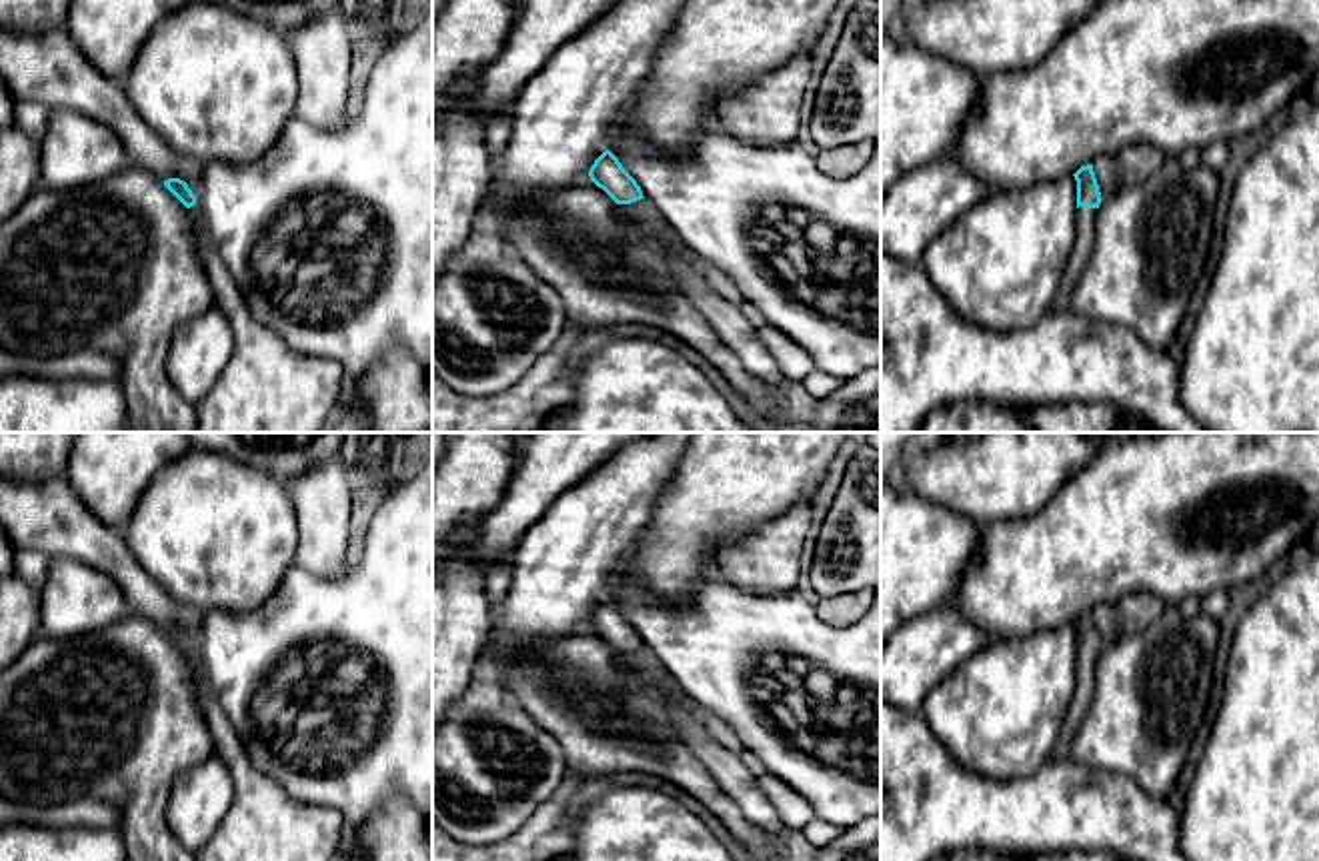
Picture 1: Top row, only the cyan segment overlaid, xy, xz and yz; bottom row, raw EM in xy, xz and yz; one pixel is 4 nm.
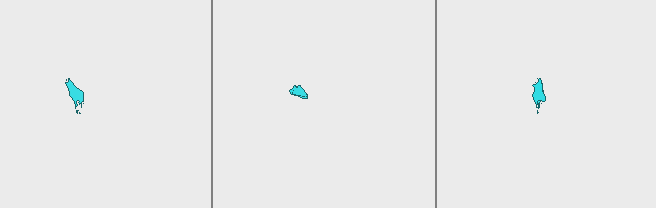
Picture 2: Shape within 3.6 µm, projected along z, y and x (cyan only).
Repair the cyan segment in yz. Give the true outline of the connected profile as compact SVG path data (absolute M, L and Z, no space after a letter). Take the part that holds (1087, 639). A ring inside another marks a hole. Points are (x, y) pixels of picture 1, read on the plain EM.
M1093 613L1081 615L1073 625L1077 629L1077 683L1069 709L1063 717L1059 739L1051 753L1057 761L1069 757L1071 741L1089 713L1095 687L1095 665L1103 649Z

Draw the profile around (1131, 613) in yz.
M1129 593L1115 603L1103 603L1093 611L1101 647L1151 627L1165 611L1165 605L1149 593Z

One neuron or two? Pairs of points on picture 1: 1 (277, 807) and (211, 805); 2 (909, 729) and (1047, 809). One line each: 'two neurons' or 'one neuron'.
1: two neurons
2: one neuron

